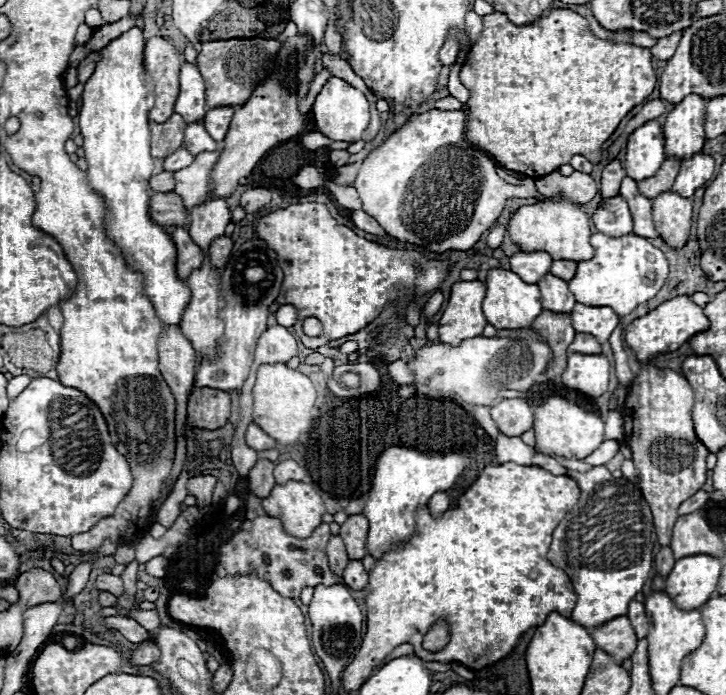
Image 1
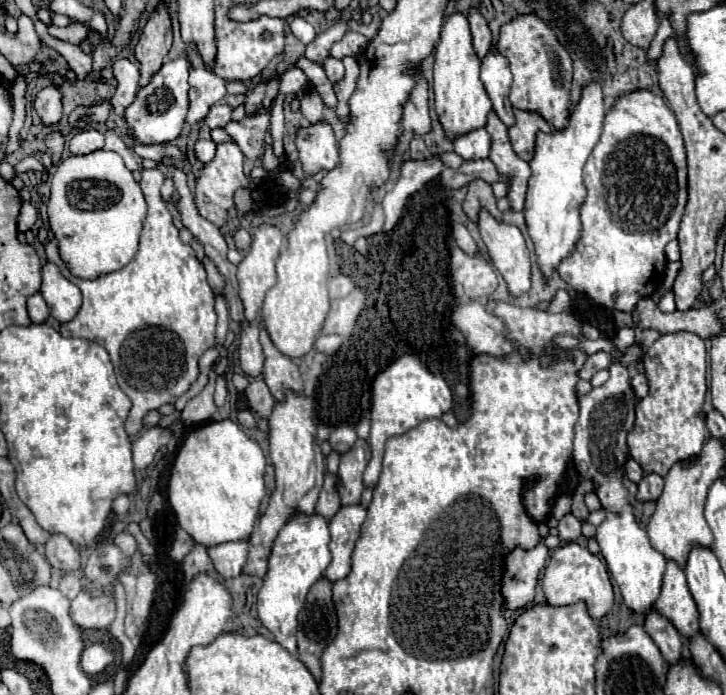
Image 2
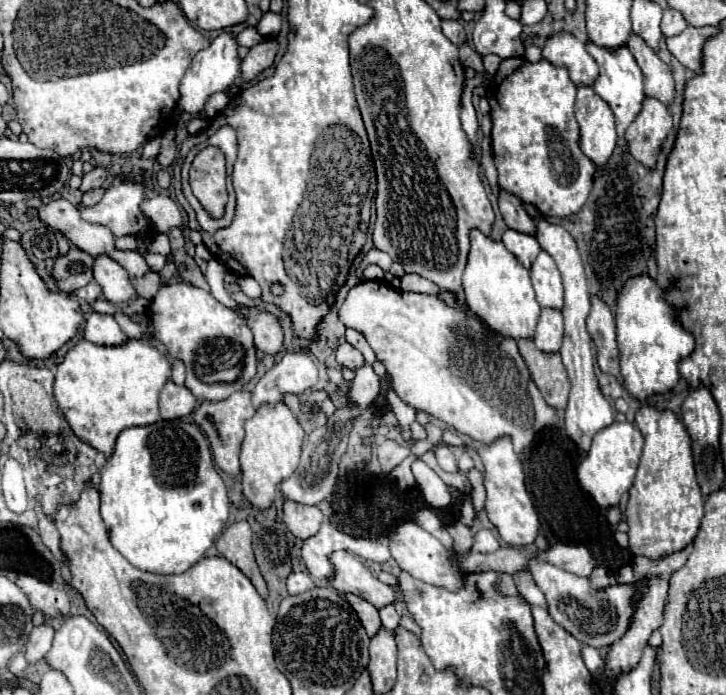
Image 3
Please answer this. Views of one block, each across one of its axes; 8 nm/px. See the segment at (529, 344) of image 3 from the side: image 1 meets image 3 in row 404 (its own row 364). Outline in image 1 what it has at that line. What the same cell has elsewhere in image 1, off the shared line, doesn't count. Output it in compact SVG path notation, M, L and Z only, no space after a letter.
M542 310L532 322L532 328L536 328L554 350L554 360L550 362L546 376L548 380L558 380L560 374L566 370L566 358L568 358L566 352L576 336L576 330L572 328L572 318L570 314L556 314L550 310Z

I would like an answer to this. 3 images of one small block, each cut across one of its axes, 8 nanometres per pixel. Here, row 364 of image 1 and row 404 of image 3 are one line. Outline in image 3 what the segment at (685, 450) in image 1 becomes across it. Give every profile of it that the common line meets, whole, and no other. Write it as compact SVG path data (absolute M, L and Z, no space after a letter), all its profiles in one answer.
M642 404L634 424L646 442L624 512L630 550L634 554L658 558L682 550L694 540L704 516L704 496L696 482L690 436L682 420L672 410L658 410L650 404Z

